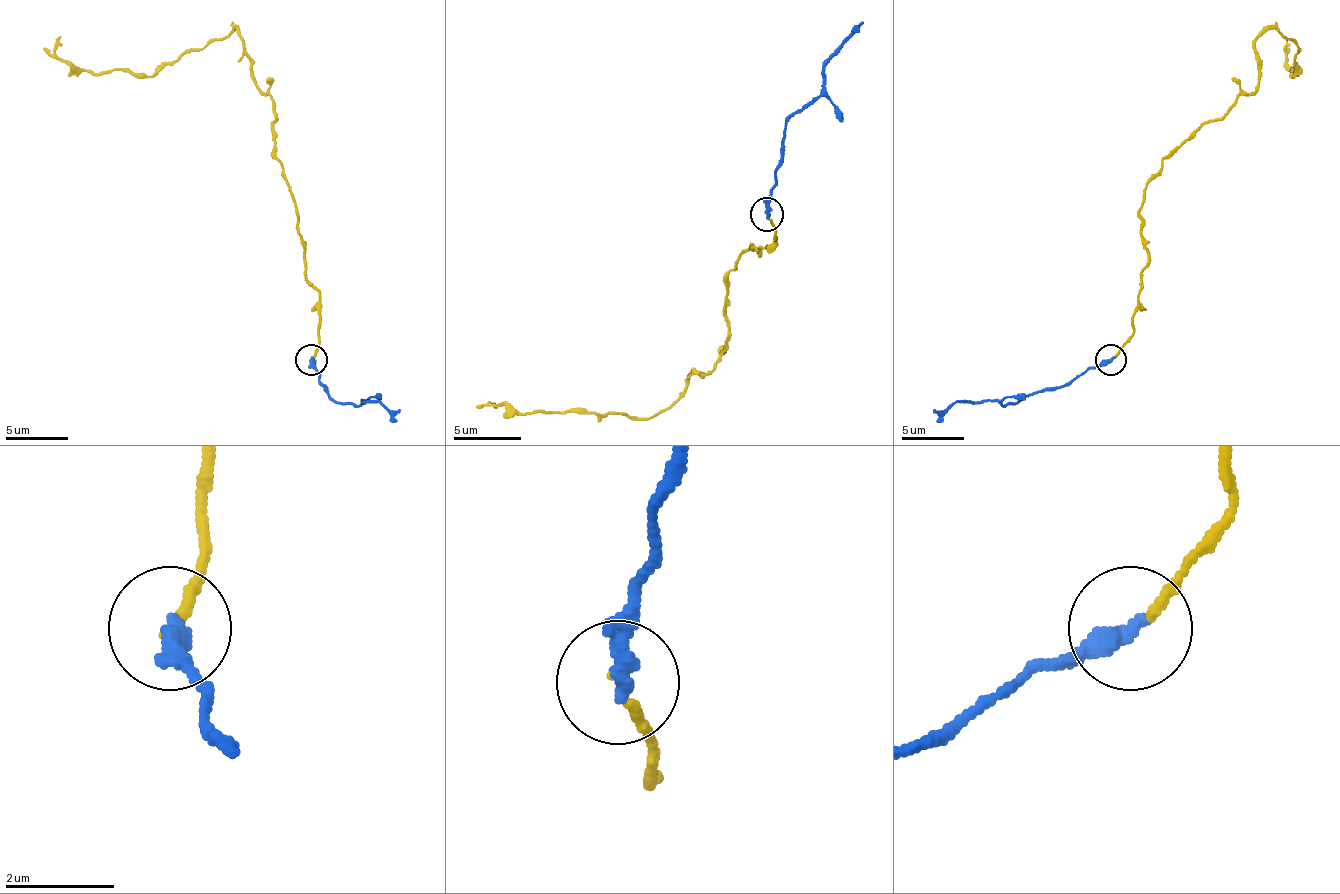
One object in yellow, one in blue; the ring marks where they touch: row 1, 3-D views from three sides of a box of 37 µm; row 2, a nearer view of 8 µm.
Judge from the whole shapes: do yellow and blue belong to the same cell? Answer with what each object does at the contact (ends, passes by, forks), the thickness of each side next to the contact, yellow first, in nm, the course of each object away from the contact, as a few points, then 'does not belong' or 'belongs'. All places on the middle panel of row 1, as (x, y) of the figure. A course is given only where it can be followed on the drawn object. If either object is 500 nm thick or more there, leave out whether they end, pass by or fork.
yellow ends there; blue ends there; 110 nm thick on the yellow side, 400 nm on the other; yellow runs (766, 213), (776, 243), (745, 250), (729, 274), (729, 345), (715, 368), (695, 372), (648, 419), (496, 402); blue runs (766, 213), (769, 189), (783, 162), (783, 129), (796, 112), (820, 95), (823, 61), (864, 21); does not belong

